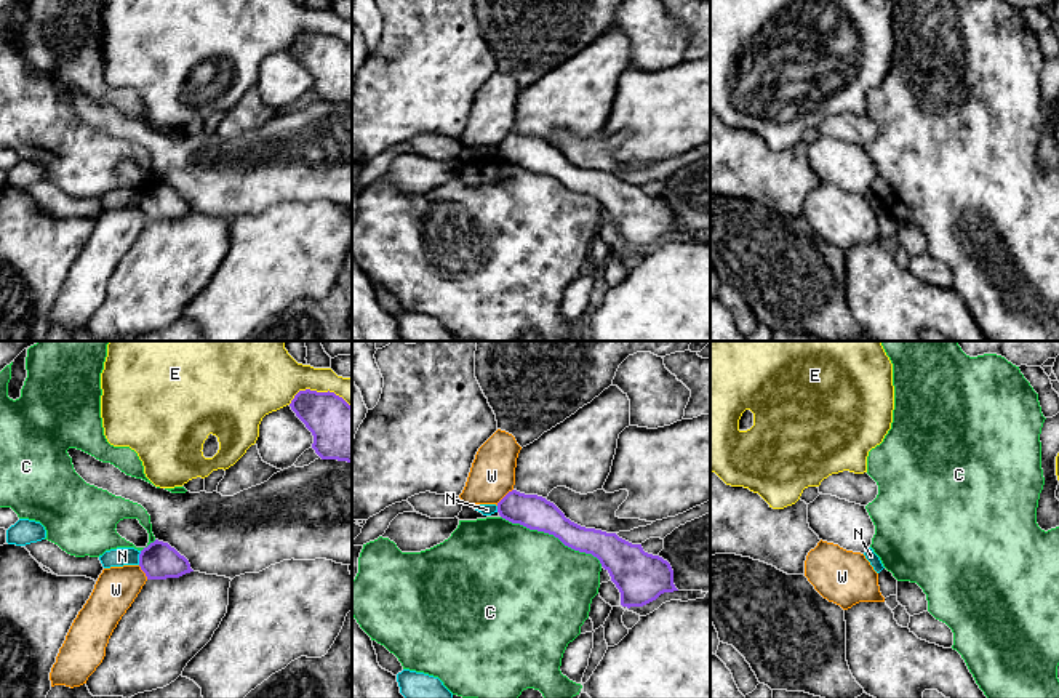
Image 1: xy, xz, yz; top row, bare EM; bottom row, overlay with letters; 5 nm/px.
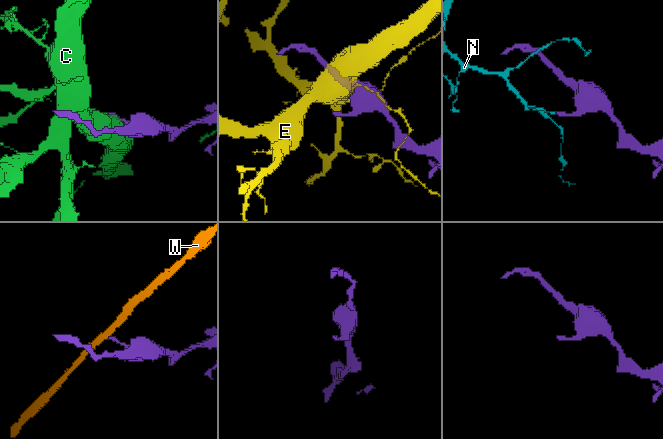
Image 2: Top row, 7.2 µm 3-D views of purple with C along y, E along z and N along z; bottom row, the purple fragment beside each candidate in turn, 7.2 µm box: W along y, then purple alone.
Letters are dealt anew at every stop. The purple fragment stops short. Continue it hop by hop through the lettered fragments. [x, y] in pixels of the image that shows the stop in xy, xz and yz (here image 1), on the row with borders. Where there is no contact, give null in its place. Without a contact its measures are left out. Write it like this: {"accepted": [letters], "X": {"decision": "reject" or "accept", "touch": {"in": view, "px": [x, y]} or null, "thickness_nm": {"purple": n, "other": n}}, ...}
{"accepted": [], "C": {"decision": "reject", "touch": {"in": "xz", "px": [552, 533]}, "thickness_nm": {"purple": 170, "other": 480}}, "E": {"decision": "reject", "touch": {"in": "xy", "px": [319, 393]}, "thickness_nm": {"purple": 280, "other": 280}}, "N": {"decision": "reject", "touch": {"in": "xy", "px": [139, 557]}, "thickness_nm": {"purple": 190, "other": 100}}, "W": {"decision": "reject", "touch": {"in": "xz", "px": [504, 497]}, "thickness_nm": {"purple": 170, "other": 220}}}

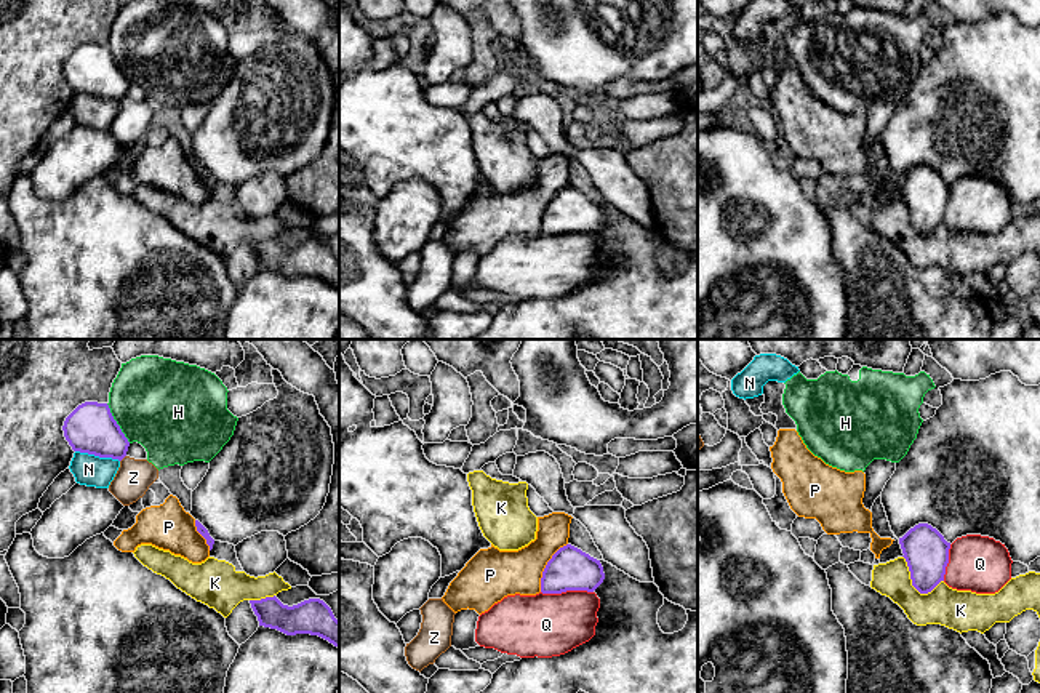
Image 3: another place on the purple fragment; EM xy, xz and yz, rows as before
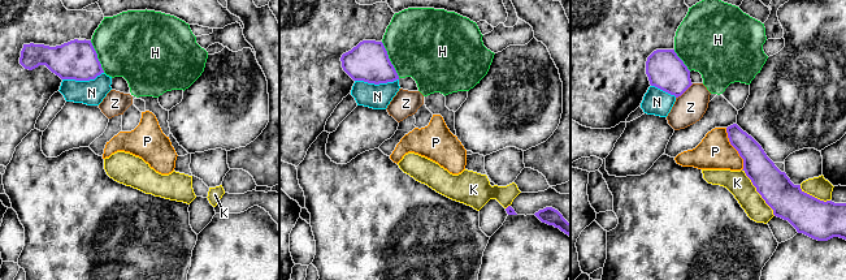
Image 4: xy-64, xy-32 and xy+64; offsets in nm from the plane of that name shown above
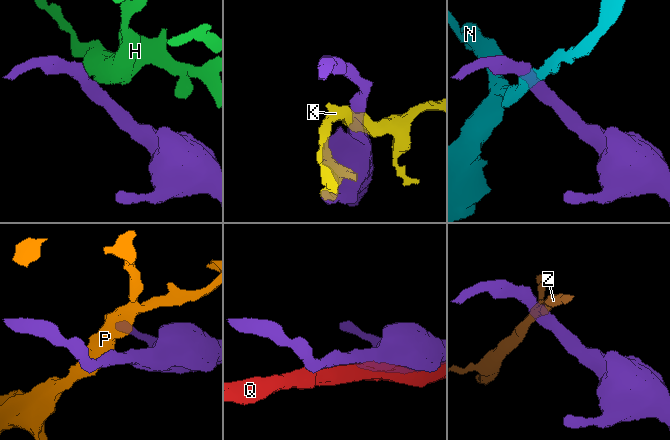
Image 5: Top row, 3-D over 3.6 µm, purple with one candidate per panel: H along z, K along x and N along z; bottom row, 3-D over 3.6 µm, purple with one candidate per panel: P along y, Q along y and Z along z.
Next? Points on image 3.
{"accepted": [], "H": {"decision": "reject", "touch": {"in": "xy", "px": [116, 423]}, "thickness_nm": {"purple": 240, "other": 460}}, "K": {"decision": "reject", "touch": {"in": "yz", "px": [914, 586]}, "thickness_nm": {"purple": 220, "other": 200}}, "N": {"decision": "reject", "touch": {"in": "xy", "px": [98, 455]}, "thickness_nm": {"purple": 240, "other": 160}}, "P": {"decision": "reject", "touch": {"in": "xz", "px": [546, 567]}, "thickness_nm": {"purple": 220, "other": 240}}, "Q": {"decision": "reject", "touch": {"in": "xz", "px": [567, 589]}, "thickness_nm": {"purple": 220, "other": 320}}, "Z": {"decision": "reject", "touch": {"in": "xy", "px": [124, 456]}, "thickness_nm": {"purple": 240, "other": 180}}}

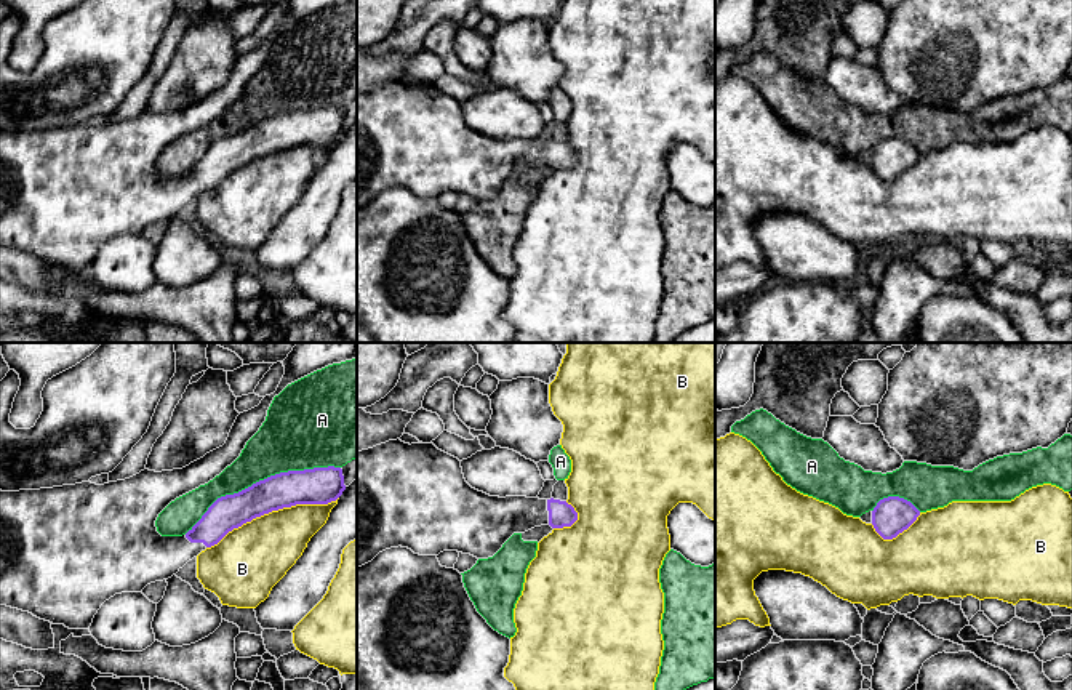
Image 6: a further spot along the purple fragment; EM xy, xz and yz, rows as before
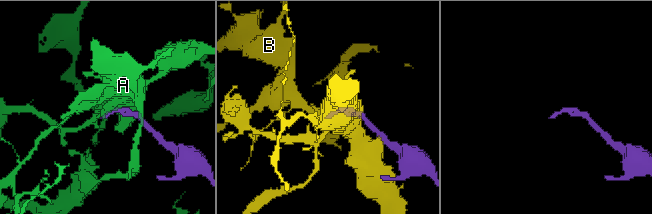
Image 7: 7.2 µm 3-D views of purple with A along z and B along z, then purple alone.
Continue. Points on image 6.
{"accepted": [], "A": {"decision": "reject", "touch": {"in": "xy", "px": [261, 481]}, "thickness_nm": {"purple": 180, "other": 300}}, "B": {"decision": "reject", "touch": {"in": "xy", "px": [272, 509]}, "thickness_nm": {"purple": 180, "other": 340}}}

